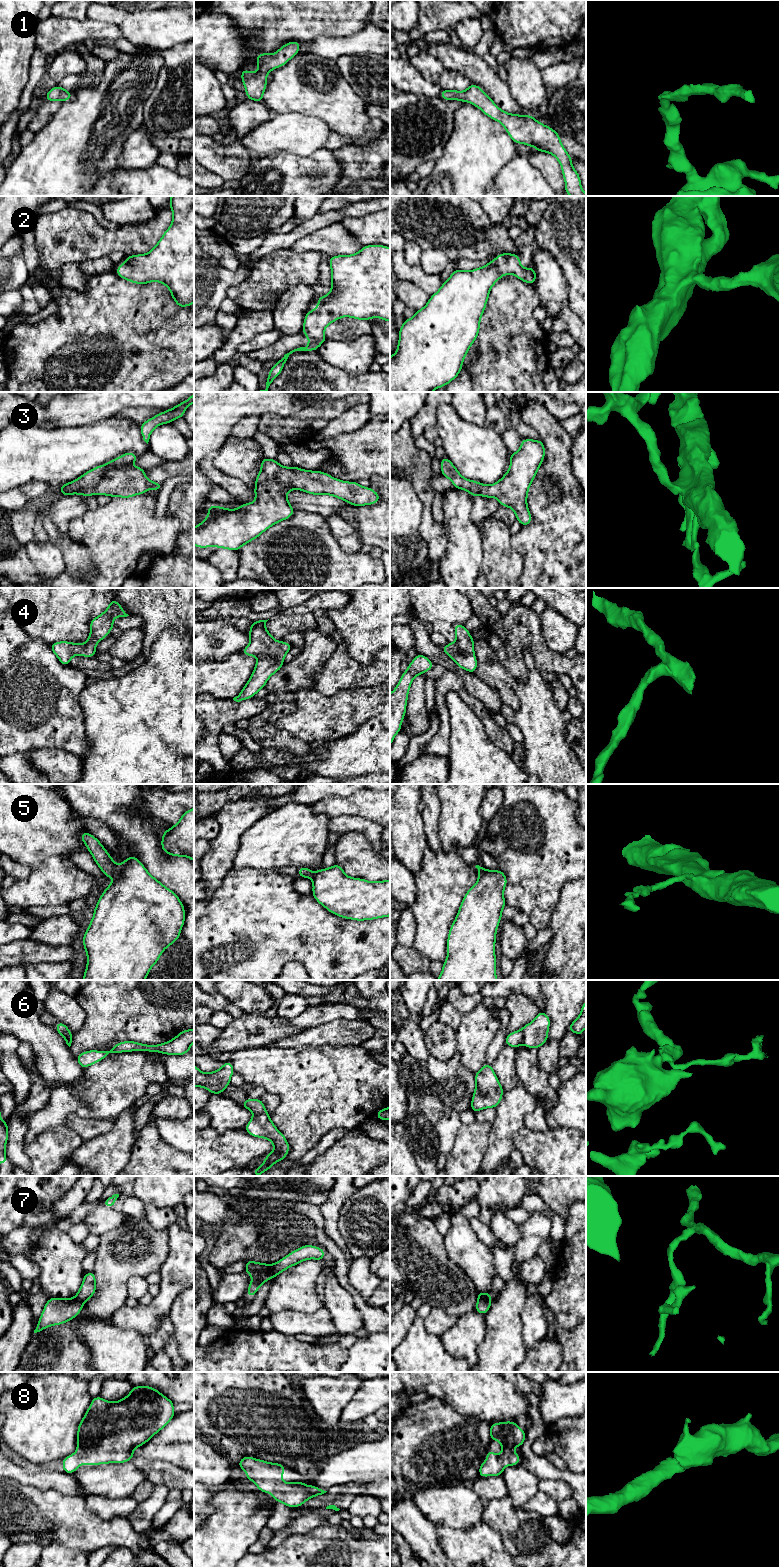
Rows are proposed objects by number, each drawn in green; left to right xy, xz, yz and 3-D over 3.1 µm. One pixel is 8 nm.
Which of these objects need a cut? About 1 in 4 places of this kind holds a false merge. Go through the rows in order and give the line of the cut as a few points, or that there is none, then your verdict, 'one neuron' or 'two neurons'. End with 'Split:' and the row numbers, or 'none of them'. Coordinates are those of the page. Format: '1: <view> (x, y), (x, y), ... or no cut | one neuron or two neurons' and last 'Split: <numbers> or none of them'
1: no cut | one neuron
2: no cut | one neuron
3: xy (119, 466), (108, 468), (94, 485), (82, 486), (72, 493) | two neurons
4: no cut | one neuron
5: xy (118, 865), (116, 870) | two neurons
6: yz (521, 1030), (523, 1042) | two neurons
7: xz (274, 1264), (273, 1276) | two neurons
8: no cut | one neuron
Split: 3, 5, 6, 7

